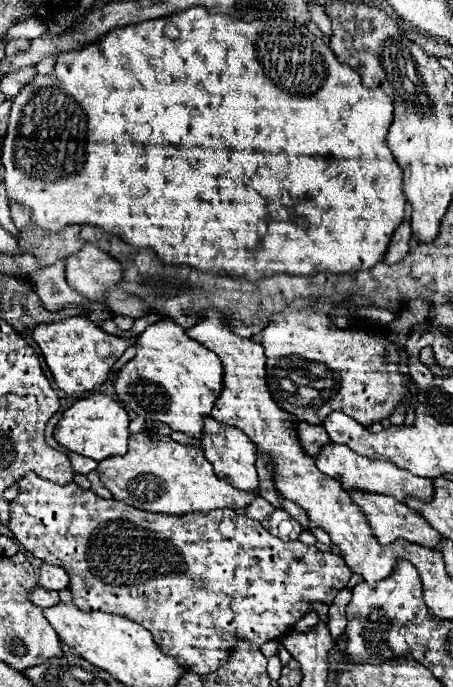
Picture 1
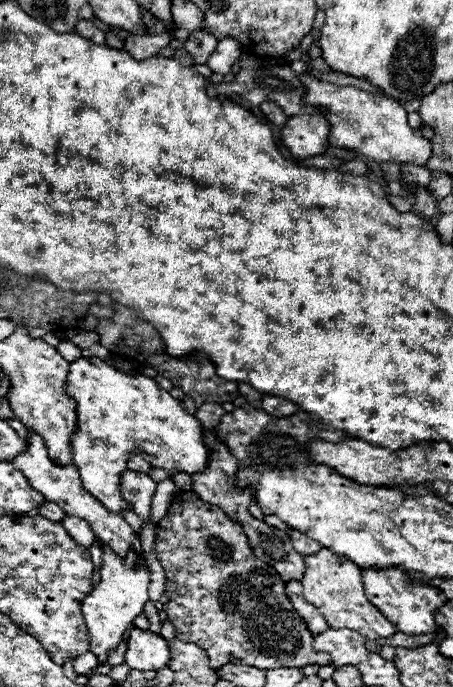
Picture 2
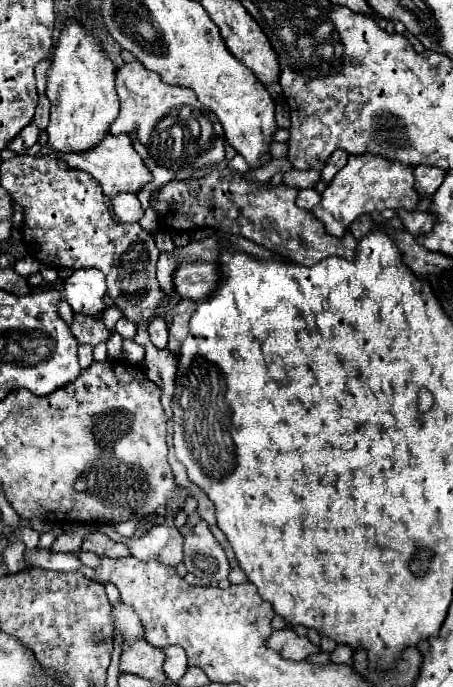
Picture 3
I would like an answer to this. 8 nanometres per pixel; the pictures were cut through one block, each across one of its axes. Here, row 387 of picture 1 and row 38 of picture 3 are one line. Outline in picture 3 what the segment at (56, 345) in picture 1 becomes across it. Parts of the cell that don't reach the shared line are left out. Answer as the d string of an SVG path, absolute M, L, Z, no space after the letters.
M68 18L58 36L50 58L46 96L52 104L48 144L52 150L82 152L96 146L118 116L118 94L114 88L114 64L102 48L102 42L78 20Z

